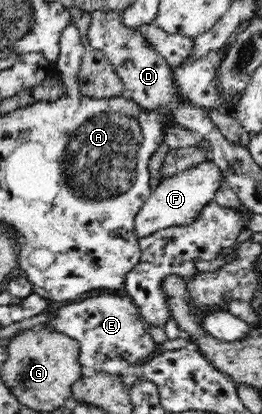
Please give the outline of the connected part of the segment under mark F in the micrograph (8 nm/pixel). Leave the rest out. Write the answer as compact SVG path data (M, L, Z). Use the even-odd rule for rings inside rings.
M211 160L203 161L195 165L195 168L187 169L181 174L161 181L155 190L149 195L145 204L139 208L133 220L133 231L137 242L149 238L161 229L169 229L171 226L189 224L199 216L199 210L214 200L214 194L225 184L223 173Z

